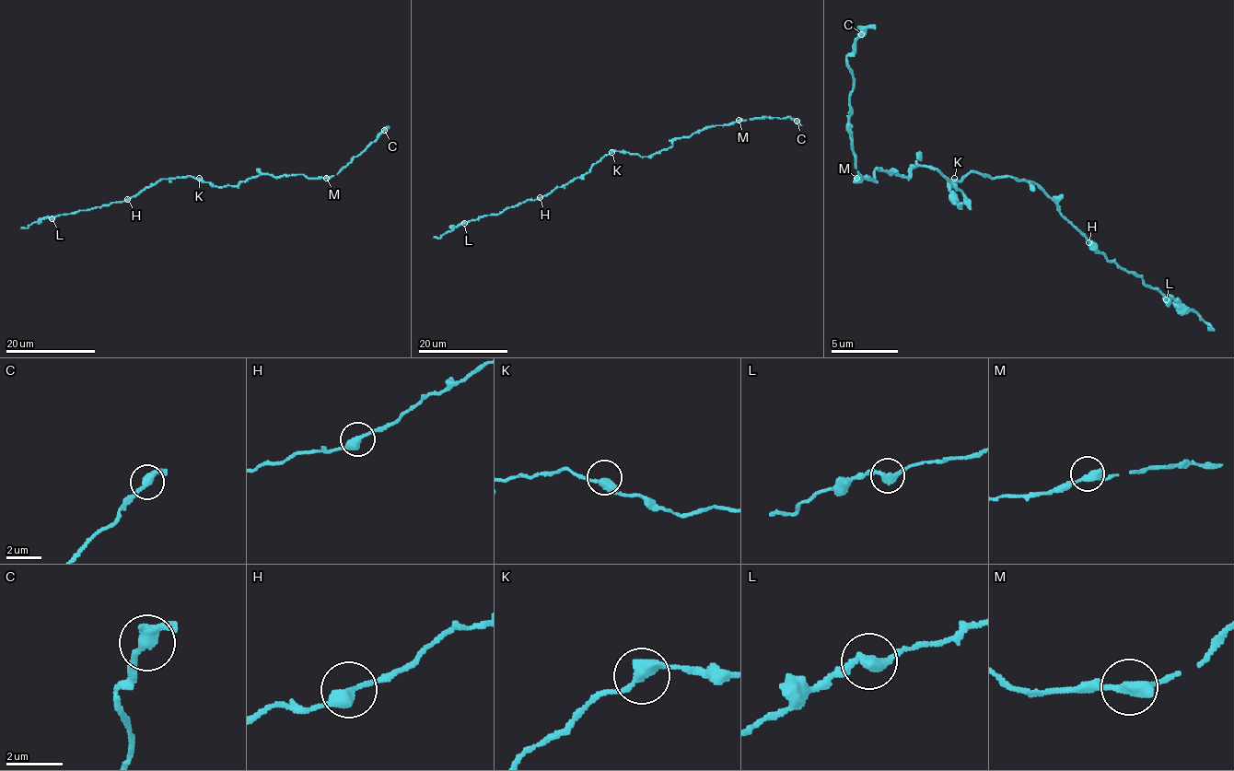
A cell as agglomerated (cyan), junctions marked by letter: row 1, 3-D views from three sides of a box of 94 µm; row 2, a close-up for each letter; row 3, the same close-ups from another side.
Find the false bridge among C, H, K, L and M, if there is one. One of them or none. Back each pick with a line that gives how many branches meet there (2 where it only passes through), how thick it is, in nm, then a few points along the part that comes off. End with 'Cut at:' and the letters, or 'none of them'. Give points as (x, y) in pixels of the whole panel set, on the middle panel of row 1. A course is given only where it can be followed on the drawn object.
Cut at: none of them

